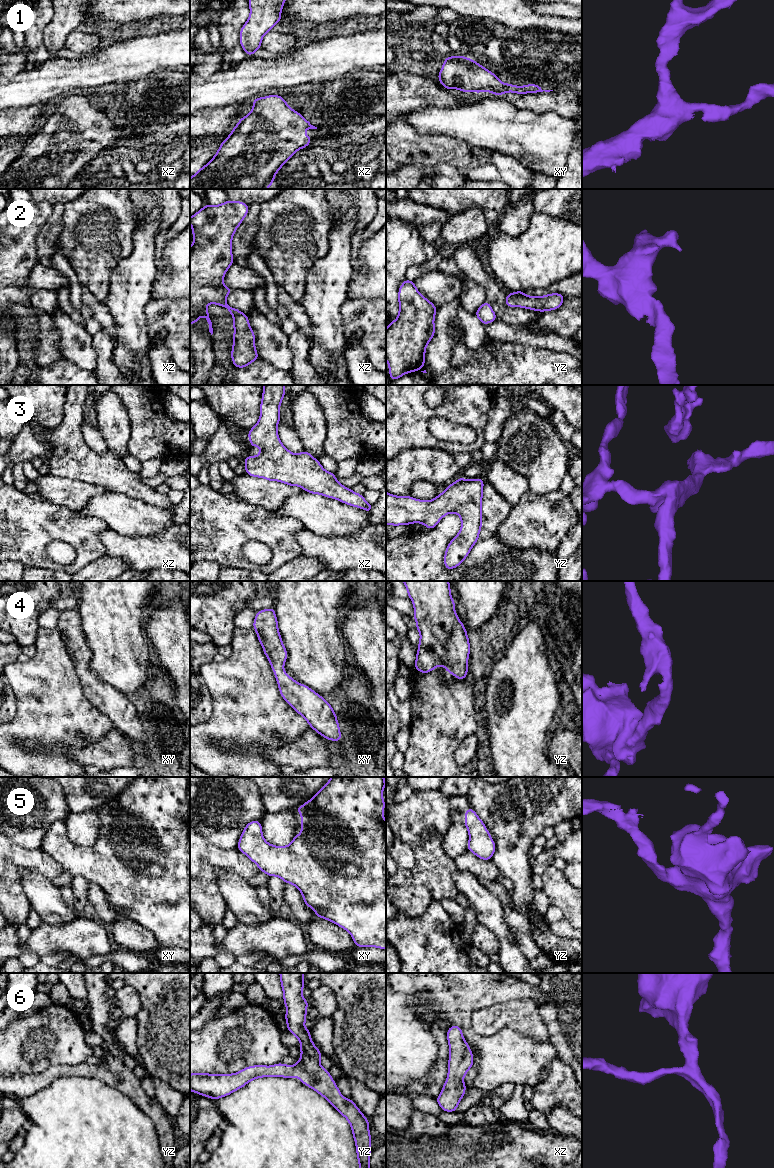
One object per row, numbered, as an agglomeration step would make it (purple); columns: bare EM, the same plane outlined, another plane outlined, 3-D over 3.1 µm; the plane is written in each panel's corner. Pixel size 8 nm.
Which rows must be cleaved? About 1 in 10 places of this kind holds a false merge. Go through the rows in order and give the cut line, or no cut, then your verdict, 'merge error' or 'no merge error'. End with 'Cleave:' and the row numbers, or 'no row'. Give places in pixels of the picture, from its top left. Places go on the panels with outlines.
1: no cut; no merge error
2: no cut; no merge error
3: no cut; no merge error
4: no cut; no merge error
5: no cut; no merge error
6: no cut; no merge error
Cleave: no row

